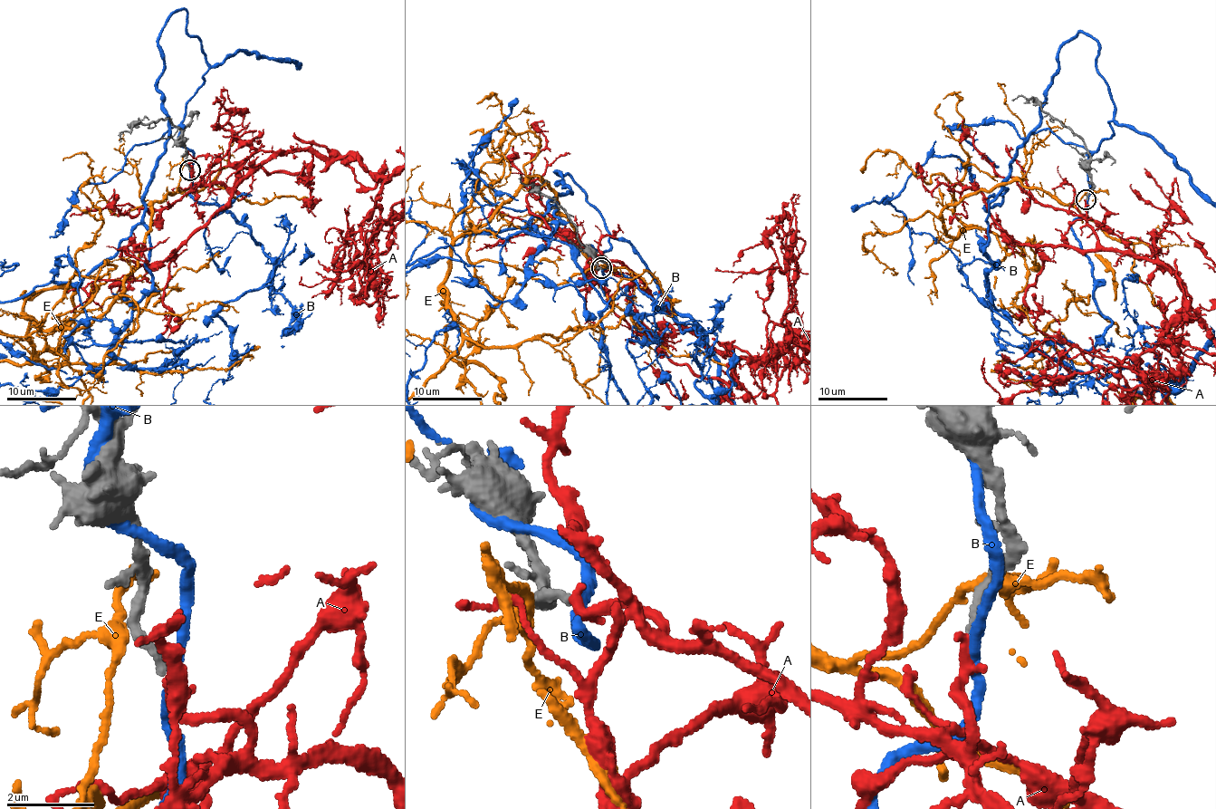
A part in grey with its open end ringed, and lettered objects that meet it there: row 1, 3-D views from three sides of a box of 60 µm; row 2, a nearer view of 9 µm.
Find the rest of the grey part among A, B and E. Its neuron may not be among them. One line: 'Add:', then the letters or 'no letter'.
Add: A

